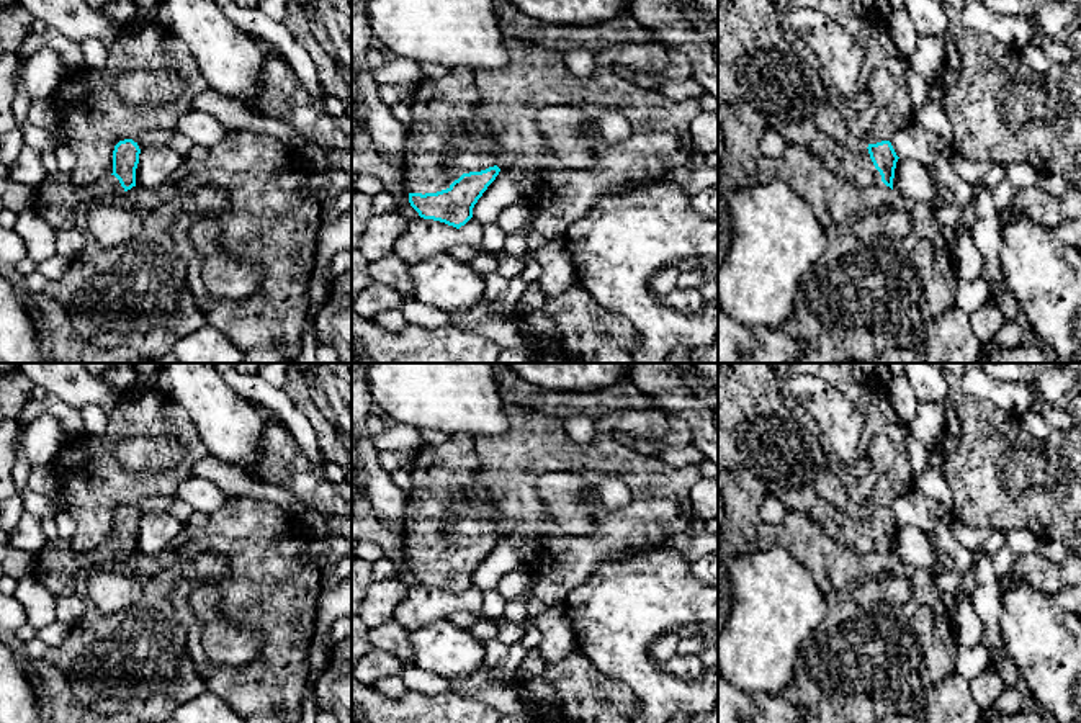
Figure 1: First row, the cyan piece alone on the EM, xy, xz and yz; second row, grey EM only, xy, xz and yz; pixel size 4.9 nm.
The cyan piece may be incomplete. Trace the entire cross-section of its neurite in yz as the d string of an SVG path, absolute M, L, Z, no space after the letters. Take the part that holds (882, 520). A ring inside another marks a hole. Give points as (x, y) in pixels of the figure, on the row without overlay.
M881 507L877 510L868 510L868 520L875 535L881 541L881 548L893 556L895 535L898 522L890 507Z

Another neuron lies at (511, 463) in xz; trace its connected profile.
M505 406L505 415L505 433L474 437L481 463L474 481L494 502L489 519L499 535L543 527L538 478L576 471L587 461L587 451L567 435L561 419L522 406Z

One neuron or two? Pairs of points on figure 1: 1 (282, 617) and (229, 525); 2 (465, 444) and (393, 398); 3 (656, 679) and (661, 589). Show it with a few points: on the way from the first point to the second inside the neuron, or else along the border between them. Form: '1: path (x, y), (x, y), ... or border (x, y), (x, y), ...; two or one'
1: path (272, 594), (269, 589), (269, 565), (252, 548); one
2: border (473, 435), (453, 434), (450, 437); two
3: path (641, 656), (641, 612); one

